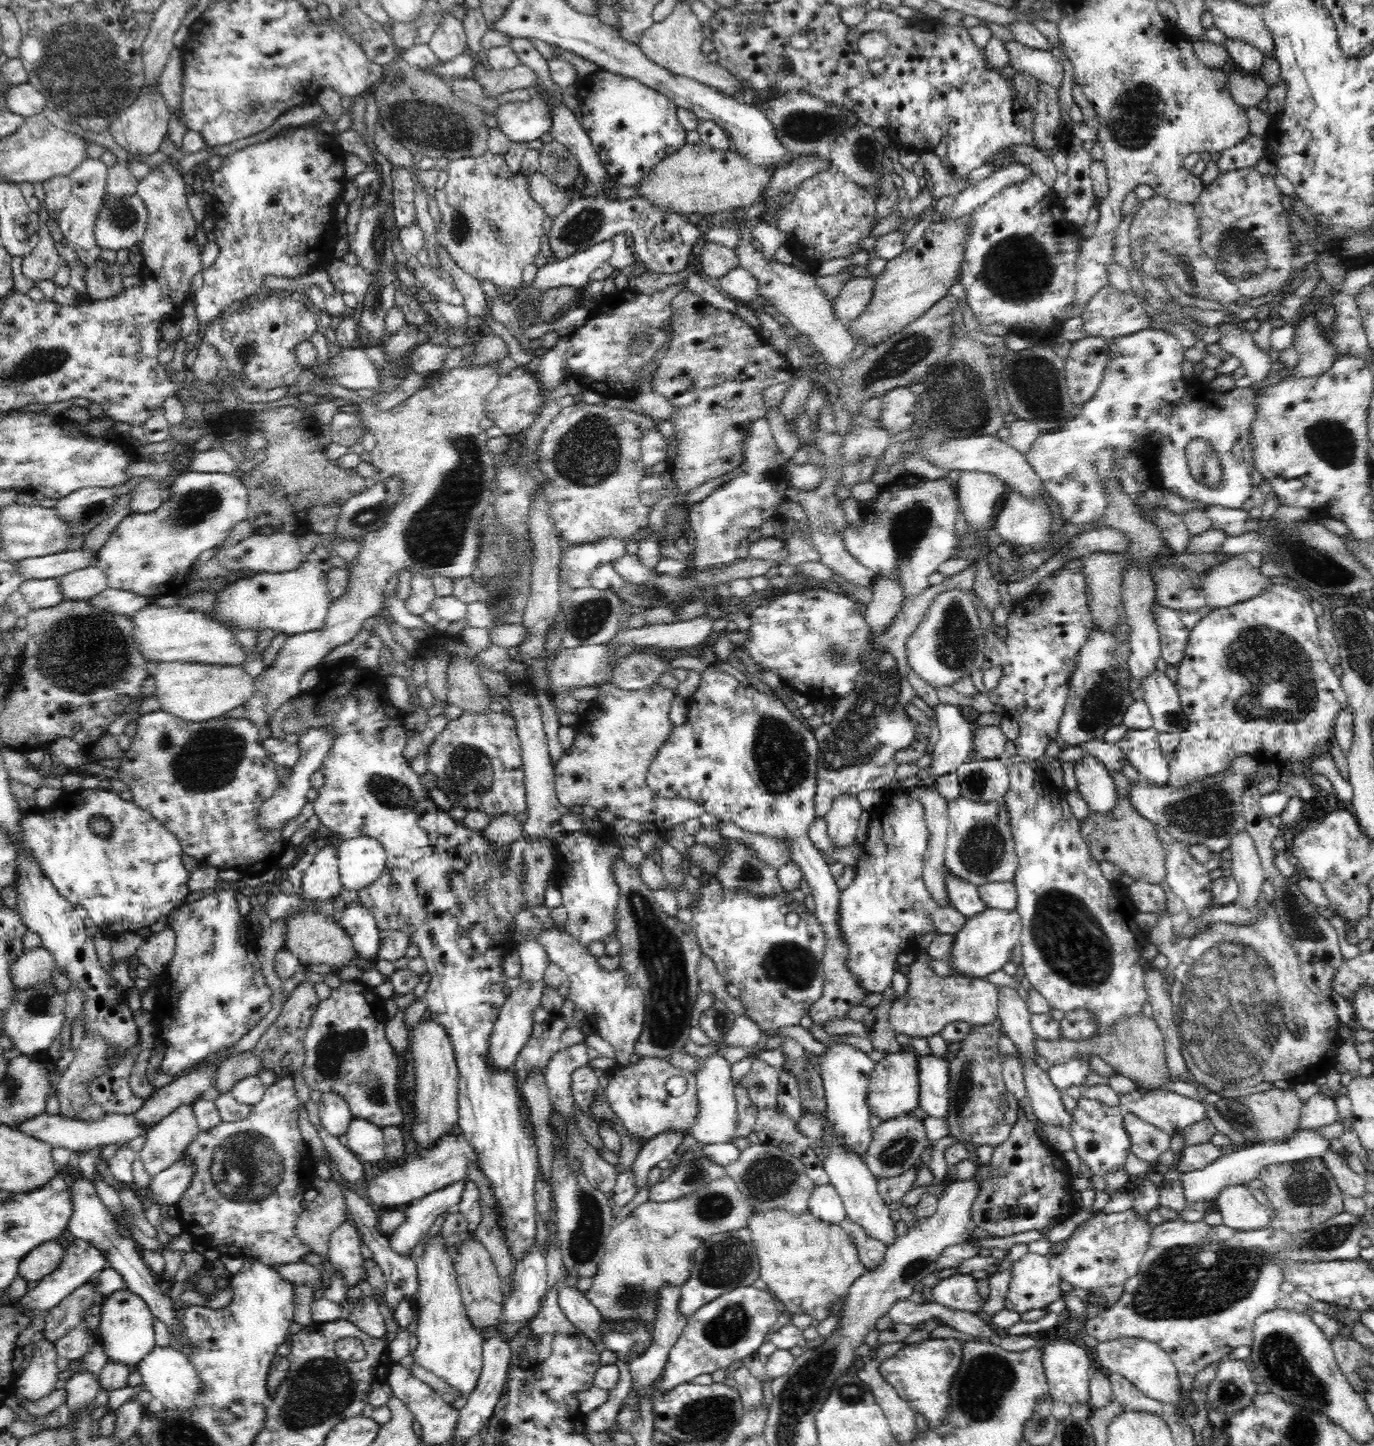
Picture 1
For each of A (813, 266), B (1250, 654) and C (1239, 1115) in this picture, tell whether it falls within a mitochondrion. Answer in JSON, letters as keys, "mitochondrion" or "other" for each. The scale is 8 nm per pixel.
{"A":"other","B":"mitochondrion","C":"mitochondrion"}

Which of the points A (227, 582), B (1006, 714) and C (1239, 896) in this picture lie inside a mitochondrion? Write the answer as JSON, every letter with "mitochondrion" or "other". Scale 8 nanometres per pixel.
{"A":"other","B":"other","C":"other"}

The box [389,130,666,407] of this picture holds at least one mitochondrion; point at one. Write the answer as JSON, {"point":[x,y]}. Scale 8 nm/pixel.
{"point":[464,224]}

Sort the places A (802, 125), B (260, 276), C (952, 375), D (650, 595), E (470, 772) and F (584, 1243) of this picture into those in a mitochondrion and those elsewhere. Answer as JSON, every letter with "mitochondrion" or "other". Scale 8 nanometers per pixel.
{"A":"mitochondrion","B":"other","C":"mitochondrion","D":"mitochondrion","E":"mitochondrion","F":"mitochondrion"}

